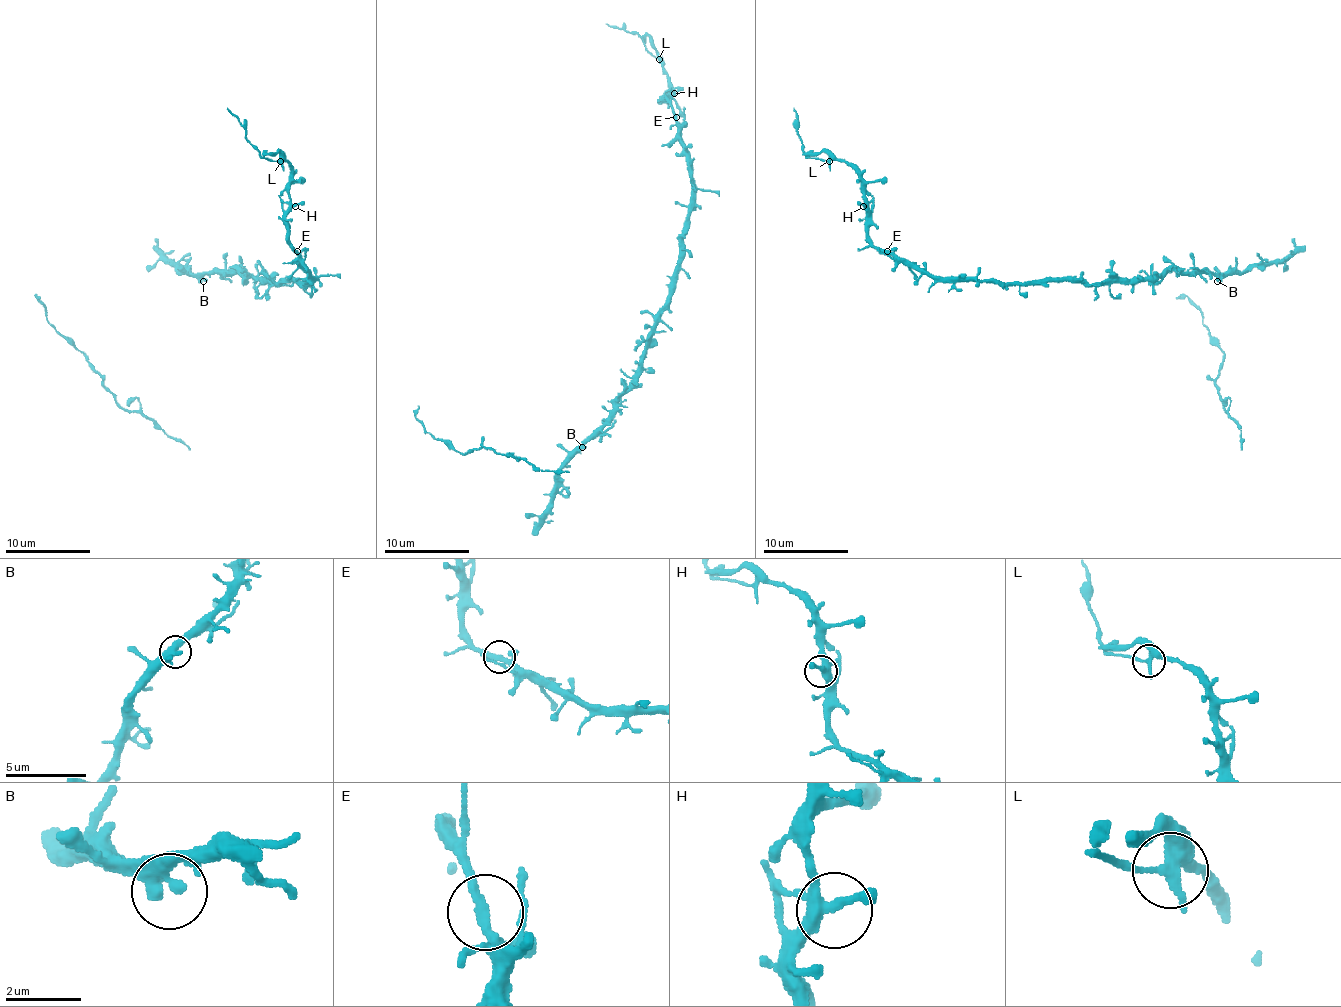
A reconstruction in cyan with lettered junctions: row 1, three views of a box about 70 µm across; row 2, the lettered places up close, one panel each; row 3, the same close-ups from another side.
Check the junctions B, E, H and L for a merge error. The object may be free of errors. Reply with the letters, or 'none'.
L

